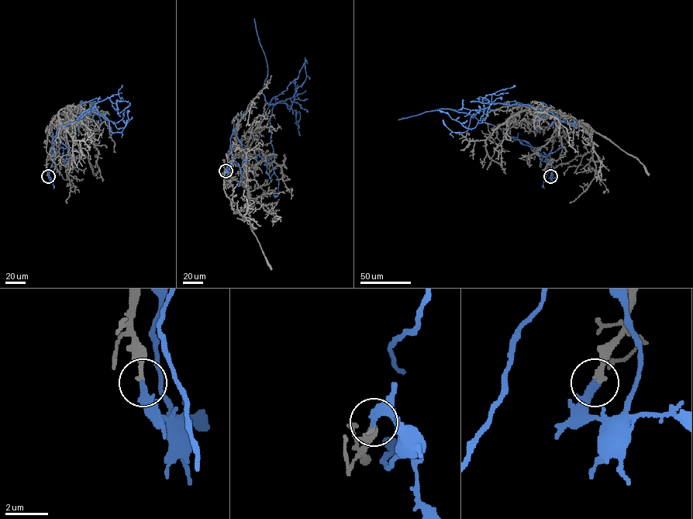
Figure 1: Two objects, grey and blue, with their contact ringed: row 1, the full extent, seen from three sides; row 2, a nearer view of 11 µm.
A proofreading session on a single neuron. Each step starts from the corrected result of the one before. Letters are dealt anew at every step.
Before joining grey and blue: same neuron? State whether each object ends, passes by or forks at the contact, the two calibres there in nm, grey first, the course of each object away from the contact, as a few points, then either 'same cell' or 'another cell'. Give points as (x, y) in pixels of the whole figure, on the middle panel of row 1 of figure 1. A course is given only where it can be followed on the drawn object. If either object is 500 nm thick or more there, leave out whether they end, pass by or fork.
grey ends there; blue ends there; 240 nm thick on the grey side, 320 nm on the other; grey runs (225, 171), (223, 188), (232, 209), (246, 211), (246, 172), (236, 133), (238, 122), (250, 105), (246, 126); blue runs (225, 171), (231, 166), (234, 121), (261, 92), (273, 105), (271, 157), (278, 182), (278, 194), (274, 196); another cell

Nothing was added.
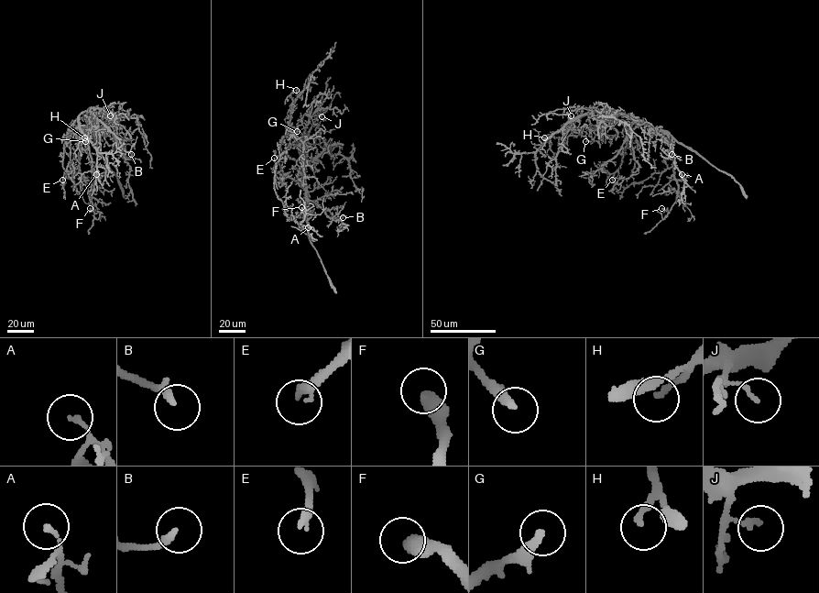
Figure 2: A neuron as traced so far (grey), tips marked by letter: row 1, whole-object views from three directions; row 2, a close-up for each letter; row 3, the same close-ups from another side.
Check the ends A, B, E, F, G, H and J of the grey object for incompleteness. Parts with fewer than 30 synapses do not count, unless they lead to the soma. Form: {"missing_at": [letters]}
{"missing_at": []}

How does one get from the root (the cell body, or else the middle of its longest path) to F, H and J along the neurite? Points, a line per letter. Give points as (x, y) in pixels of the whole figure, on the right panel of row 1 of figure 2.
F: (628, 117), (664, 129), (671, 137), (670, 148), (677, 196), (670, 210), (661, 208)
H: (628, 117), (615, 111), (589, 112), (544, 137)
J: (628, 117), (595, 107), (575, 108), (571, 115)

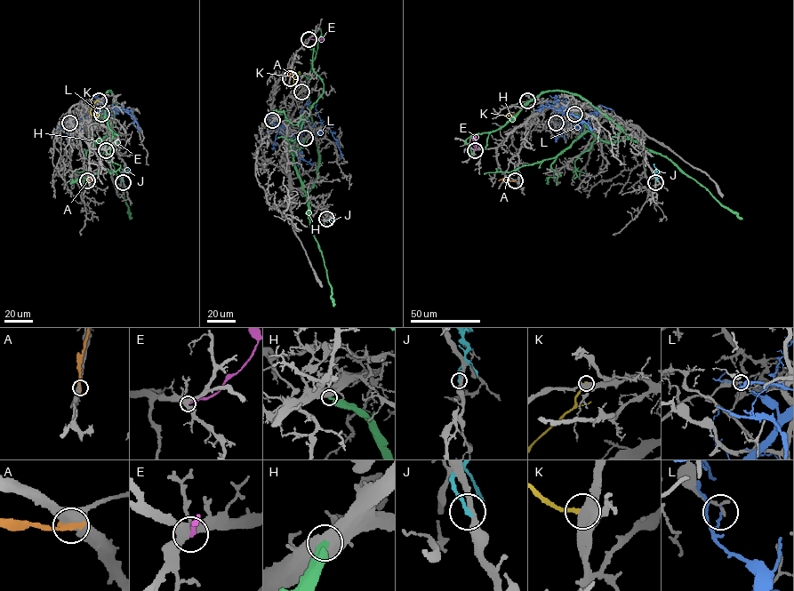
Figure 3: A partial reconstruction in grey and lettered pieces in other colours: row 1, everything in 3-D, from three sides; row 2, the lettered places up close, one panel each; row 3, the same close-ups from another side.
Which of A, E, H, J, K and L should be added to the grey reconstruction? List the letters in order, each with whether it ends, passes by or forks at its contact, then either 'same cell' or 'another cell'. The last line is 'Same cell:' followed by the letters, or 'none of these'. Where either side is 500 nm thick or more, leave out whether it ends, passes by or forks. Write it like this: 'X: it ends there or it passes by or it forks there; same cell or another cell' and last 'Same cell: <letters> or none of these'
A: it ends there; another cell
E: it ends there; another cell
H: it ends there; another cell
J: it ends there; another cell
K: it ends there; another cell
L: it ends there; another cell
Same cell: none of these

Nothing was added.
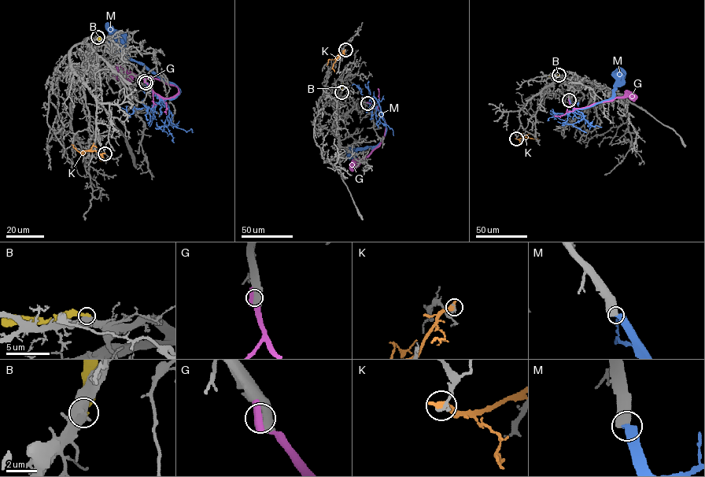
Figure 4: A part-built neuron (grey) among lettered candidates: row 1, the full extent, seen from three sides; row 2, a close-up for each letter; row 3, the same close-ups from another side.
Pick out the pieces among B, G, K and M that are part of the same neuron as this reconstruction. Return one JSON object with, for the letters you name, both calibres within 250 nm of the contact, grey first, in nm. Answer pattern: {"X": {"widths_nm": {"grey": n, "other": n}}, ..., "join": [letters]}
{"M": {"widths_nm": {"grey": 750, "other": 480}}, "join": ["M"]}

